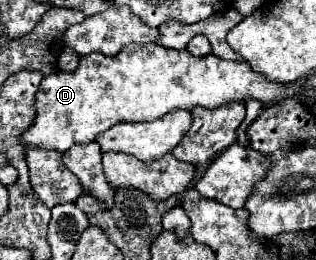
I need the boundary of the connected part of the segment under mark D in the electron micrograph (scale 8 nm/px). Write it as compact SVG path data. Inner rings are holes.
M130 44L124 46L116 56L104 54L90 54L80 58L80 64L74 72L66 74L52 74L46 76L40 84L36 94L36 118L34 126L22 136L26 148L46 148L46 150L60 150L66 152L74 144L90 144L96 140L98 134L106 132L108 128L122 124L122 122L152 122L172 110L192 110L196 106L202 108L218 108L232 102L246 102L258 100L262 106L270 106L286 98L288 84L272 82L262 74L254 72L246 62L224 60L214 54L206 54L202 58L184 50L166 50L158 44Z

